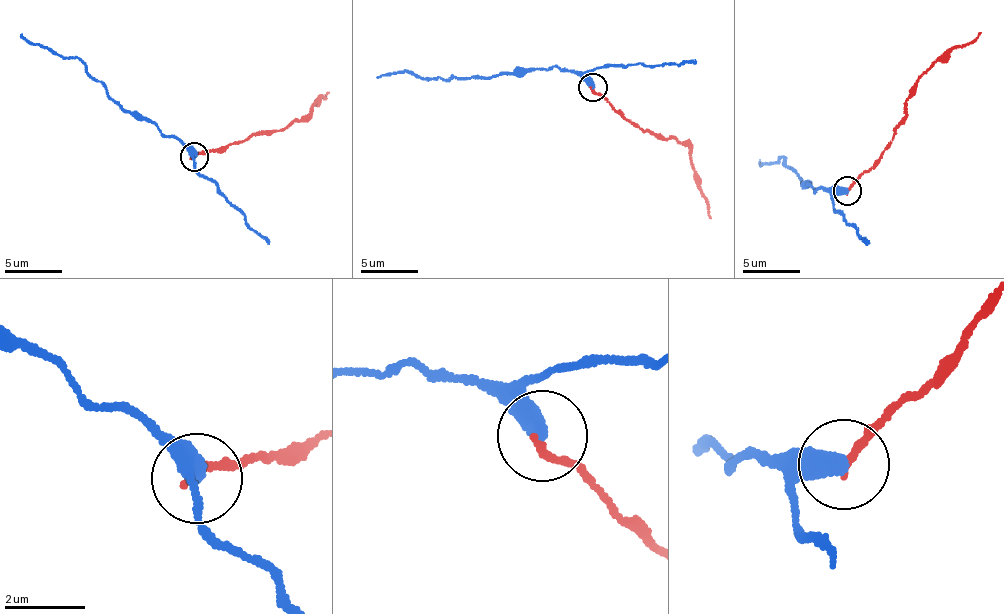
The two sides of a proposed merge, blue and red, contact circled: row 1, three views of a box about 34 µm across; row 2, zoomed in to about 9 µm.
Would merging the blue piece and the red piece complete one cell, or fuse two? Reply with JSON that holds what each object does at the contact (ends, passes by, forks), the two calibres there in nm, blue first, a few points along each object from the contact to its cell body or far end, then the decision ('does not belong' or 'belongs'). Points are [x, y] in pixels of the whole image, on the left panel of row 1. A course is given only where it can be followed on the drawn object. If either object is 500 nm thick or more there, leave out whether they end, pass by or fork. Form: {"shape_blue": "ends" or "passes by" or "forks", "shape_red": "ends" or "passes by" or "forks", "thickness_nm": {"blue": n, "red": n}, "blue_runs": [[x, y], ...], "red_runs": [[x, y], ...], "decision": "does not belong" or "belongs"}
{"shape_blue": "ends", "shape_red": "ends", "thickness_nm": {"blue": 480, "red": 190}, "blue_runs": [[194, 157], [179, 137], [164, 134], [153, 122], [125, 112], [78, 59], [39, 47], [23, 33]], "red_runs": [[193, 158], [283, 130], [308, 114], [328, 91]], "decision": "does not belong"}

